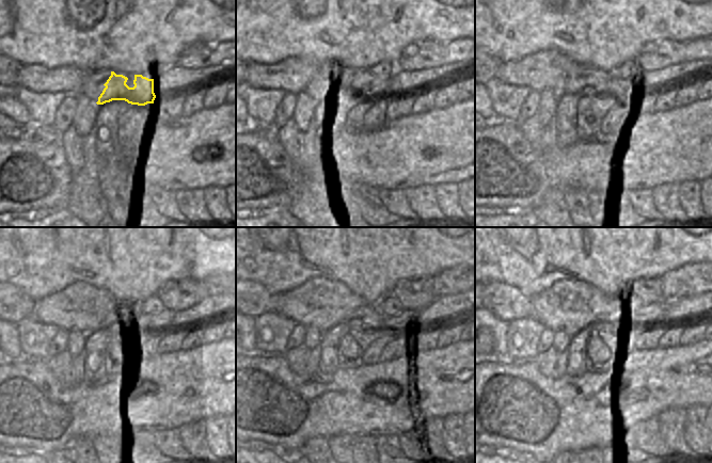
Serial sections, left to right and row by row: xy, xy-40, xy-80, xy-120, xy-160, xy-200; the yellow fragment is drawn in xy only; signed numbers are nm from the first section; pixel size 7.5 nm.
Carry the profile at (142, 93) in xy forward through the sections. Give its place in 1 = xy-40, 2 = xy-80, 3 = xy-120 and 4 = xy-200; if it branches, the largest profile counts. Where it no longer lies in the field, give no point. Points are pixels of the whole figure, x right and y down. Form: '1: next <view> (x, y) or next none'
1: next xy-40 (352, 88)
2: next xy-80 (623, 89)
3: next xy-120 (162, 320)
4: next xy-200 (650, 314)

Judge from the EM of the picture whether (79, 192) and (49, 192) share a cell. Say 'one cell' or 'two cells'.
two cells

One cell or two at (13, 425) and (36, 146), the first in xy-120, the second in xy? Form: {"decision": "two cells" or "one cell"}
{"decision": "one cell"}

